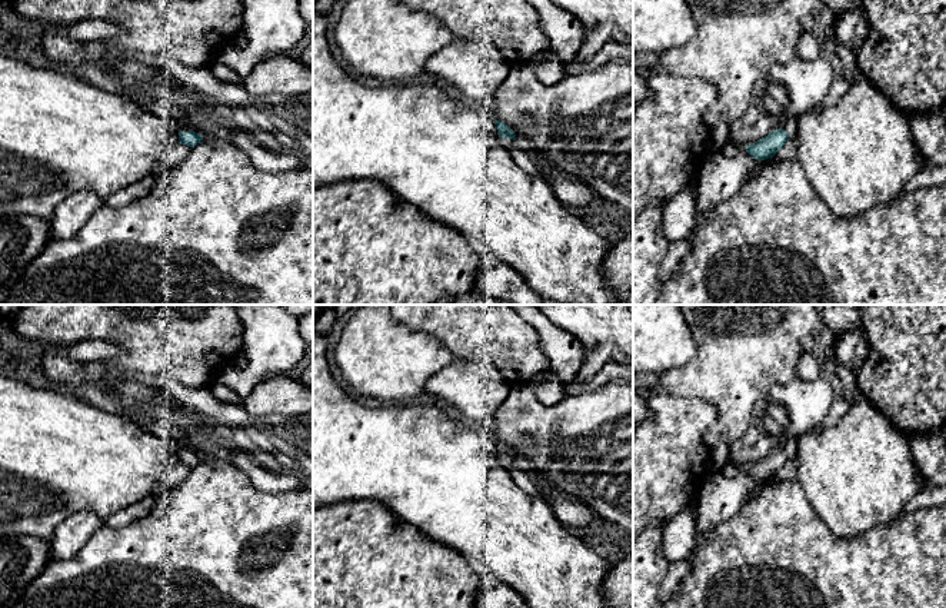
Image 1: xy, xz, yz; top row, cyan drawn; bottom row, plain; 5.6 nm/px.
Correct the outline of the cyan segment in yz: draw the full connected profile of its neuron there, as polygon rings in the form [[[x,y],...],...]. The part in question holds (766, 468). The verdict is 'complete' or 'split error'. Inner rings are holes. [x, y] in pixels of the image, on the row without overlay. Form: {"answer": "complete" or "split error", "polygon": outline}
{"answer": "split error", "polygon": [[[799,438],[789,439],[783,449],[779,448],[770,452],[767,456],[762,458],[760,461],[746,466],[746,472],[752,478],[759,481],[773,478],[789,459],[793,459],[796,456],[797,439]]]}

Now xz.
{"answer": "split error", "polygon": [[[494,441],[494,445],[500,458],[500,465],[509,471],[513,462],[516,461],[514,452],[502,441]]]}

